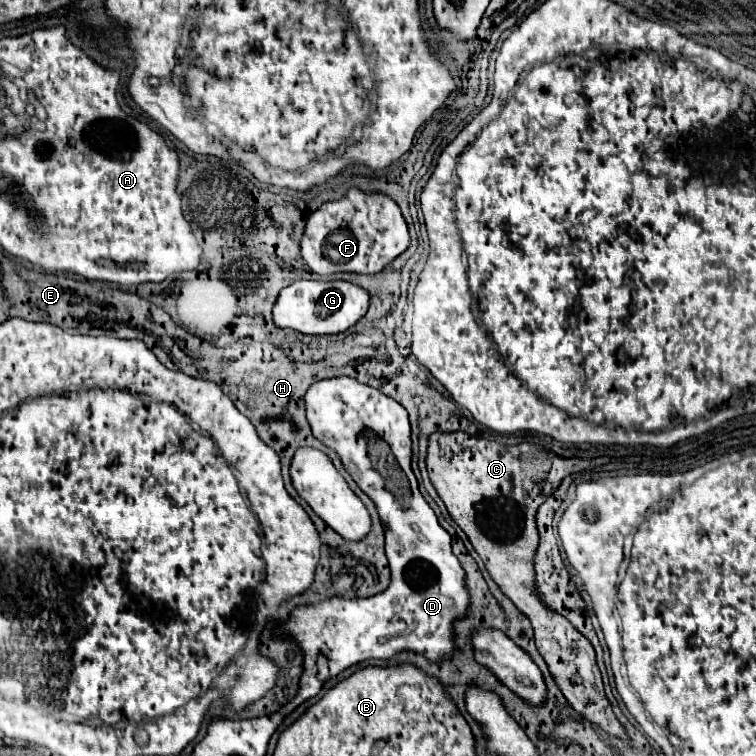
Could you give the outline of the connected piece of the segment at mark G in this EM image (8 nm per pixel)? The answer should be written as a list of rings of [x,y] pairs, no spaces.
[[[299,280],[281,290],[273,318],[281,328],[291,328],[303,334],[339,334],[357,324],[369,310],[371,296],[365,288],[345,280]]]

